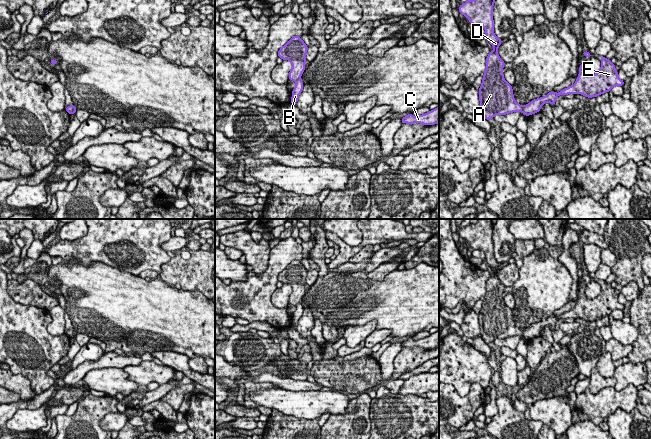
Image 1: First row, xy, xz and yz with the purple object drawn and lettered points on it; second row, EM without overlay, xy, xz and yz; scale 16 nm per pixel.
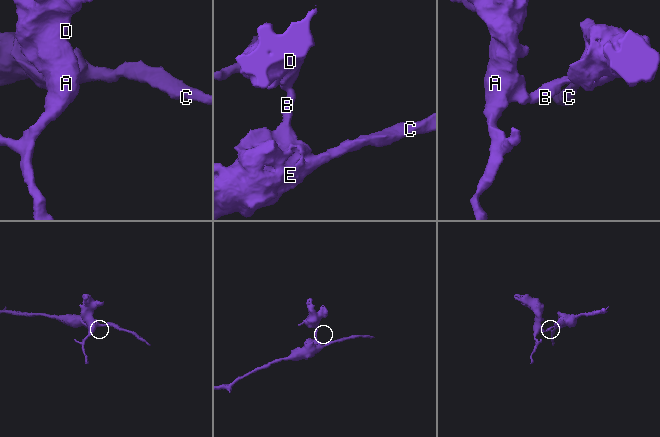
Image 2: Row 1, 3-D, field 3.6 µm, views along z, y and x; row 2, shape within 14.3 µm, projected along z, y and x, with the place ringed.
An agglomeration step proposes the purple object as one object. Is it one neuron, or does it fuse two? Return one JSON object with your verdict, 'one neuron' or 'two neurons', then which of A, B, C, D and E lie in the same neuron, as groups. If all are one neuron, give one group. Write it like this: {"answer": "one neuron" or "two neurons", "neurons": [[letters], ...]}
{"answer": "two neurons", "neurons": [["A", "D"], ["B", "C", "E"]]}

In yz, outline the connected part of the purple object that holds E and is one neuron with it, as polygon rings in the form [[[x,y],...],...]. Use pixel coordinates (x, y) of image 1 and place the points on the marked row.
[[[601,56],[601,68],[596,74],[588,75],[585,72],[585,63],[579,65],[579,75],[573,85],[561,90],[559,93],[551,91],[544,97],[534,99],[523,107],[523,114],[529,116],[539,112],[546,102],[550,102],[554,106],[559,95],[582,94],[588,98],[597,97],[609,92],[616,85],[623,86],[624,80],[618,78],[618,71],[611,60]]]

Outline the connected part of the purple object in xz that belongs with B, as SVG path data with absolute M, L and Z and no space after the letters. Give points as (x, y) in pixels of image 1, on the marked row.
M298 79L296 81L296 86L295 86L295 88L292 91L292 93L293 93L292 94L292 98L291 98L291 104L292 105L296 105L296 102L298 100L298 97L299 97L300 93L303 90L303 86L304 86L304 84L303 84L302 80L301 79Z

